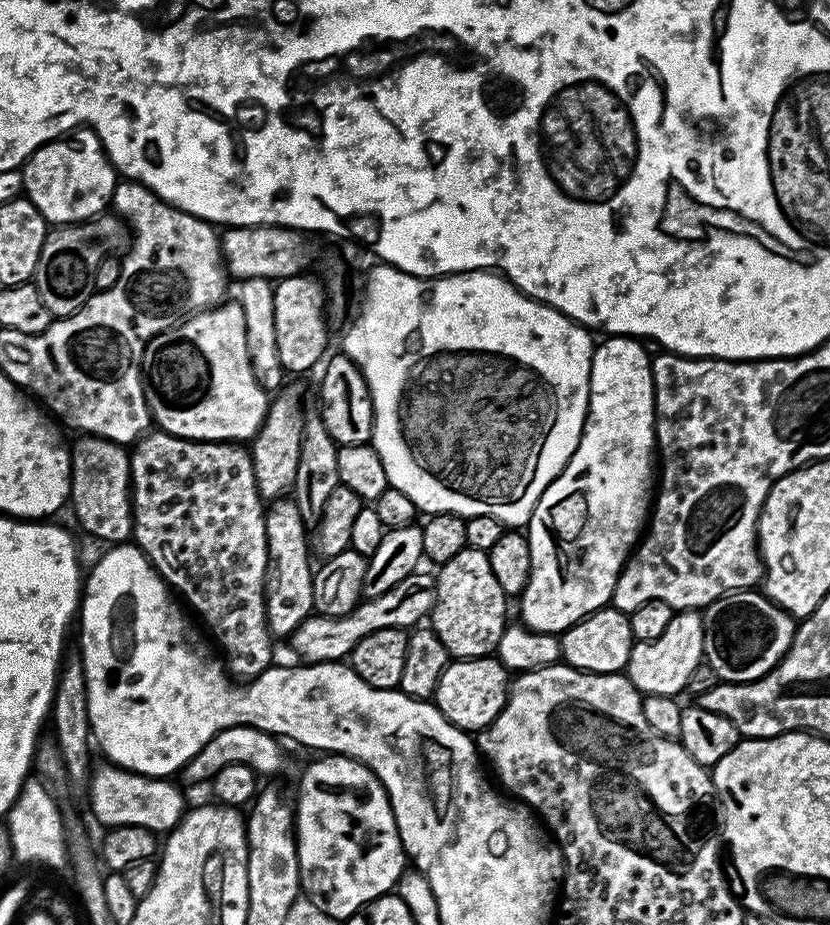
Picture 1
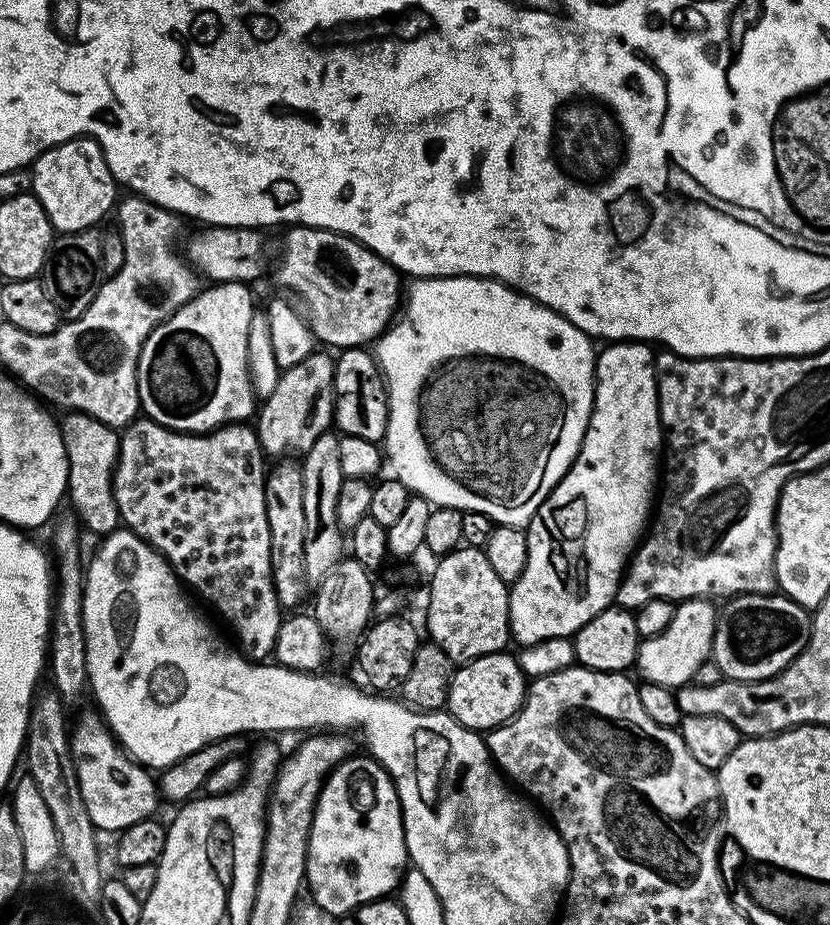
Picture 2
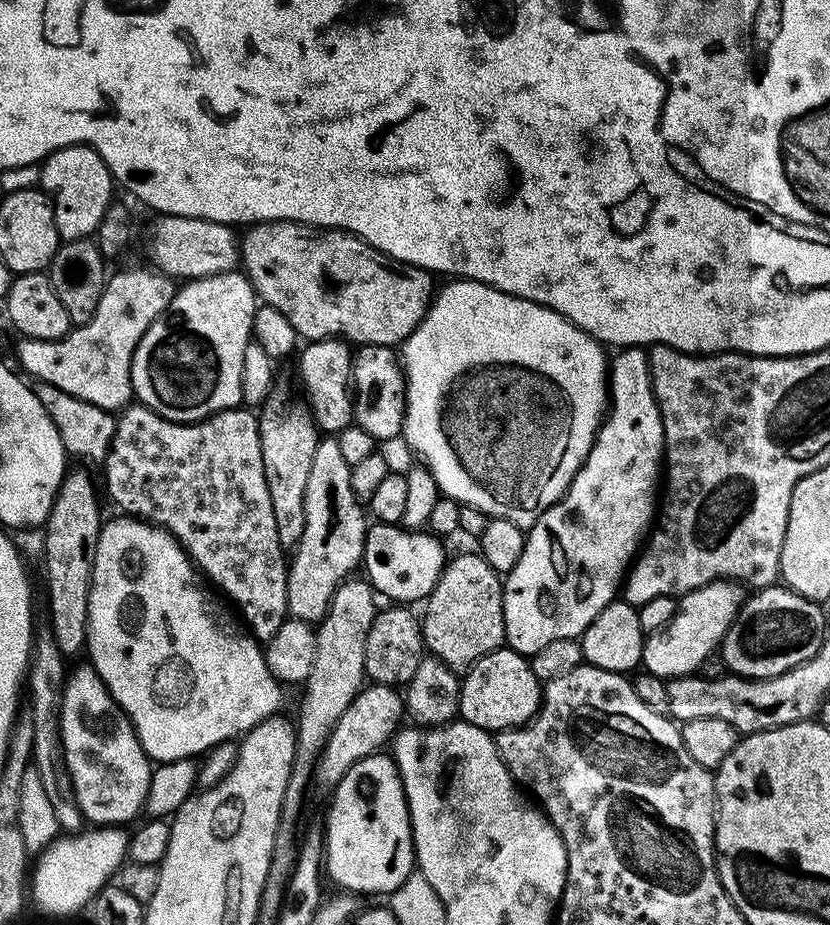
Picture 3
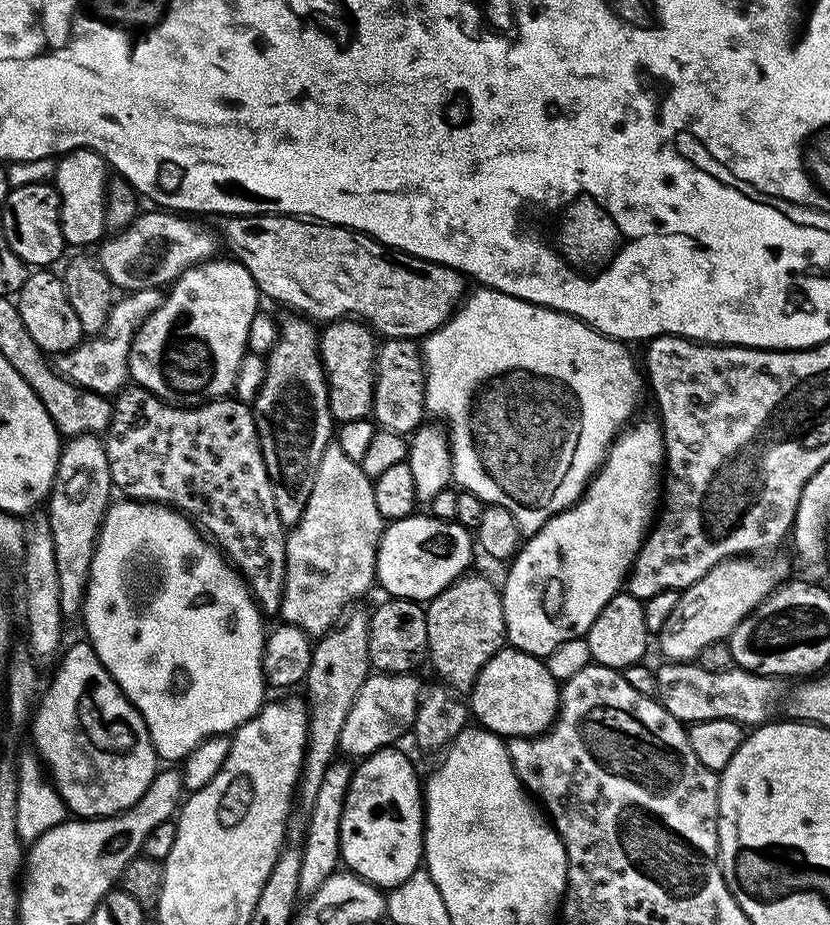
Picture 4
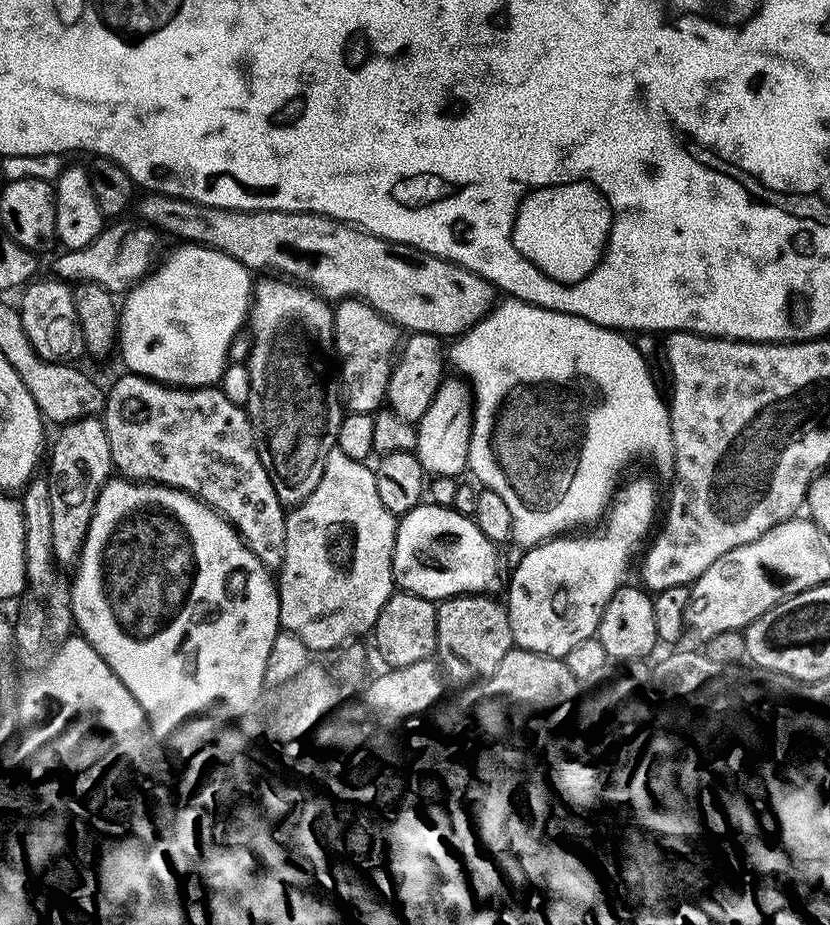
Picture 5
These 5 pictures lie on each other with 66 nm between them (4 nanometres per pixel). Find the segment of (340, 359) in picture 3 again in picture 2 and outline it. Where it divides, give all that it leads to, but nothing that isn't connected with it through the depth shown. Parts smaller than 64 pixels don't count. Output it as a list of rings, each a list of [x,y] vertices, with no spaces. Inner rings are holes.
[[[314,350],[305,360],[298,362],[298,366],[283,369],[278,386],[274,386],[274,394],[263,397],[261,404],[264,405],[261,408],[259,405],[254,427],[260,446],[269,457],[283,457],[291,453],[288,452],[291,448],[298,447],[300,443],[303,445],[309,438],[315,438],[333,427],[336,365],[333,357],[327,356],[327,351],[320,351],[324,350]]]

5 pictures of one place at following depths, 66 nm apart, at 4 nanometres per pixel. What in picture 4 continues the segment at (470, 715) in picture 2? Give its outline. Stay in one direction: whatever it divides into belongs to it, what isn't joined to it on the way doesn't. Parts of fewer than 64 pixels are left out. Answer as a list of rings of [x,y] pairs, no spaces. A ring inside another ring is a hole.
[[[505,646],[490,658],[490,662],[486,662],[471,685],[471,715],[475,719],[477,716],[483,727],[501,738],[531,737],[537,730],[547,729],[556,719],[561,685],[558,680],[556,684],[552,675],[553,669],[541,657]]]

